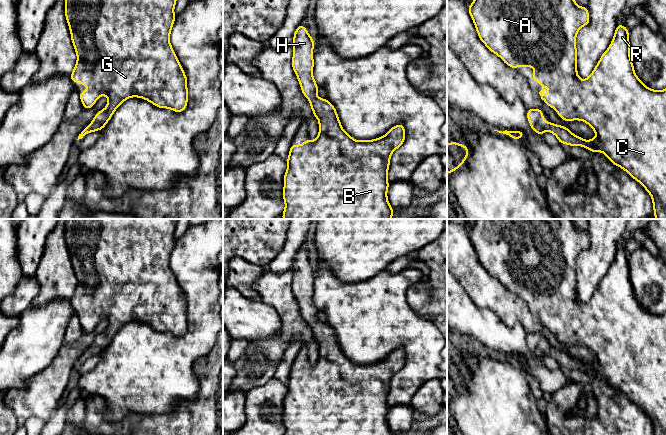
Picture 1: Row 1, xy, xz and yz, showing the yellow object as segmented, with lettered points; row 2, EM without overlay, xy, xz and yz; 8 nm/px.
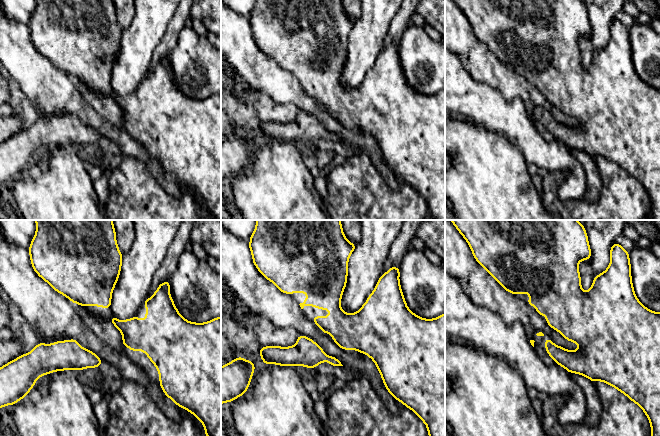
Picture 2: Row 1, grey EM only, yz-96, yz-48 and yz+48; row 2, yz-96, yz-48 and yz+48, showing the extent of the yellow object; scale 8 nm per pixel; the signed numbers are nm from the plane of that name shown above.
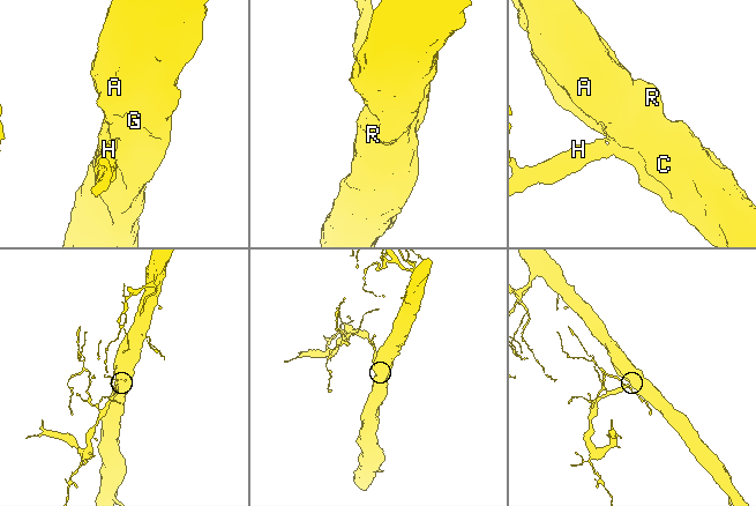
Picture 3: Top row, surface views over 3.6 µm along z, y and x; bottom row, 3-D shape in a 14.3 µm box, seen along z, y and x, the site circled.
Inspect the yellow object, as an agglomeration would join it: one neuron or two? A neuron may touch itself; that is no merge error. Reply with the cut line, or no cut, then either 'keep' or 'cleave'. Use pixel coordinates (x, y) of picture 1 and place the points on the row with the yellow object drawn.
no cut; keep

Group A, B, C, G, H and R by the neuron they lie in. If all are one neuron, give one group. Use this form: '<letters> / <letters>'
A B C G H R

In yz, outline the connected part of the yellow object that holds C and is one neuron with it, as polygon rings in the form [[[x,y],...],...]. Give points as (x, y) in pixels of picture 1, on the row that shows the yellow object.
[[[474,0],[467,10],[474,22],[479,39],[492,53],[498,55],[504,61],[504,63],[510,66],[512,69],[515,67],[534,67],[535,69],[532,75],[532,80],[538,81],[542,86],[542,90],[539,92],[539,94],[544,103],[551,108],[554,108],[557,114],[566,122],[570,122],[572,120],[586,122],[595,131],[596,136],[592,140],[584,140],[581,137],[571,133],[567,127],[559,126],[550,122],[547,123],[542,117],[542,110],[528,109],[527,119],[530,122],[530,126],[534,132],[542,135],[544,132],[550,131],[558,138],[560,144],[564,143],[569,146],[583,146],[593,153],[601,151],[614,165],[624,169],[633,179],[638,181],[646,189],[646,191],[652,197],[654,217],[656,219],[666,219],[666,89],[662,91],[650,89],[649,87],[645,86],[636,76],[634,66],[630,58],[629,32],[627,28],[624,25],[619,25],[617,23],[617,28],[609,48],[602,54],[591,75],[587,79],[582,80],[579,78],[577,73],[576,35],[580,28],[588,25],[590,22],[587,7],[578,6],[575,0]]]

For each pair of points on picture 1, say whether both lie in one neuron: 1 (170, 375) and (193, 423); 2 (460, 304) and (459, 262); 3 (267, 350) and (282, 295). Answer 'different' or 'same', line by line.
1: different
2: different
3: same

